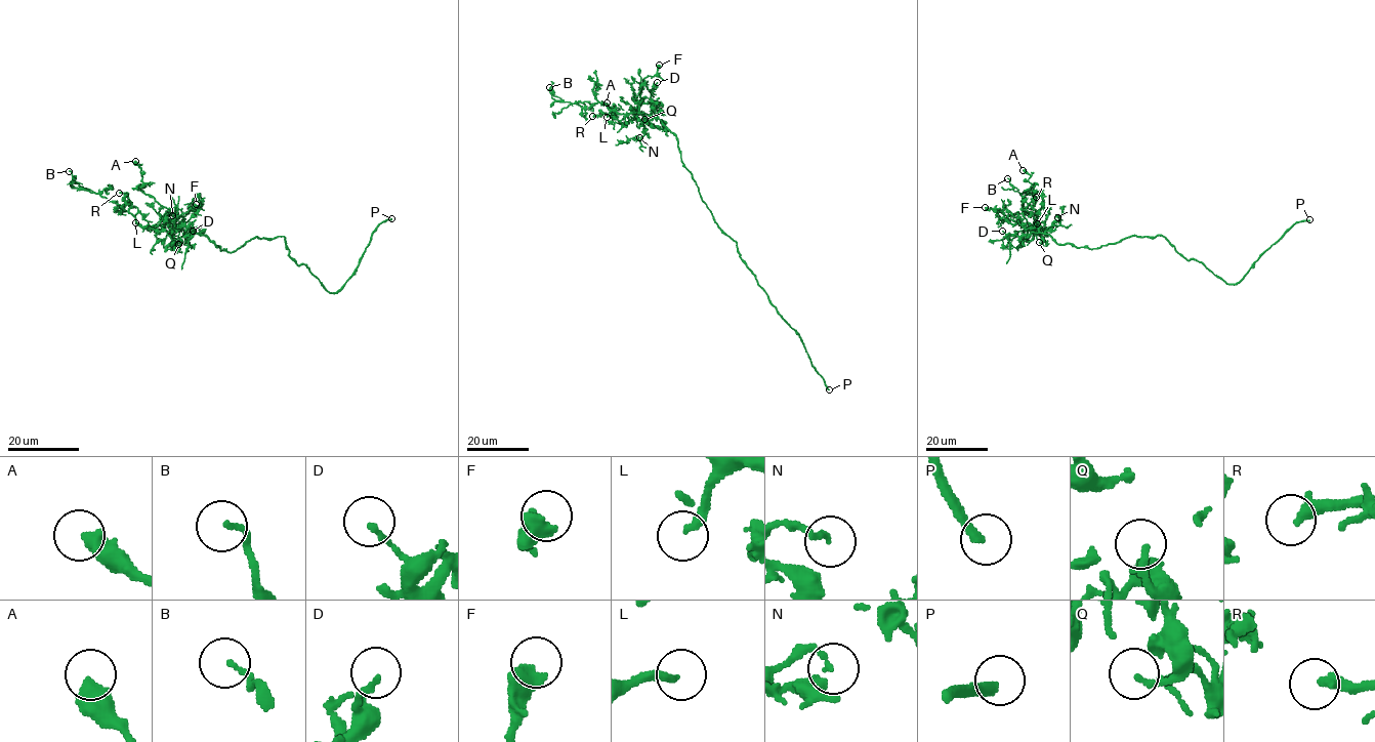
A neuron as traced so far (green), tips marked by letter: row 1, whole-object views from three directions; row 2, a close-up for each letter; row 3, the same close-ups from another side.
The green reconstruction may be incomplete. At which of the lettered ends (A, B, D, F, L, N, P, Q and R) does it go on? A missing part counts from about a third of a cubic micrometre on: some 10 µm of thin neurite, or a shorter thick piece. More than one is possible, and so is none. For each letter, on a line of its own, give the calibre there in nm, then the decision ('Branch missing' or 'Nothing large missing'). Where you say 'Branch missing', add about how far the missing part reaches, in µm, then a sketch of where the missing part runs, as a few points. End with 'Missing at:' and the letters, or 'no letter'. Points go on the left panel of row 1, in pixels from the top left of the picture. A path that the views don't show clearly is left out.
A: Thickness 500 nm. Nothing large missing
B: Thickness 130 nm. Nothing large missing
D: Thickness 160 nm. Nothing large missing
F: Thickness 500 nm. Nothing large missing
L: Thickness 220 nm. Branch missing. Missing length about 30 µm
N: Thickness 170 nm. Nothing large missing
P: Thickness 280 nm. Branch missing. Missing length about 10 µm
Q: Thickness 200 nm. Nothing large missing
R: Thickness 320 nm. Nothing large missing
Missing at: L, P

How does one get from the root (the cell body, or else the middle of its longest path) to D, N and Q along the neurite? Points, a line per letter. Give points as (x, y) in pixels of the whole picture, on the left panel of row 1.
D: (251, 239), (228, 252), (221, 250), (205, 236), (191, 233), (185, 236), (193, 231)
N: (251, 239), (235, 251), (221, 250), (192, 229), (177, 231), (177, 224), (165, 216), (172, 215)
Q: (251, 239), (228, 252), (221, 250), (205, 236), (188, 229), (178, 244)

